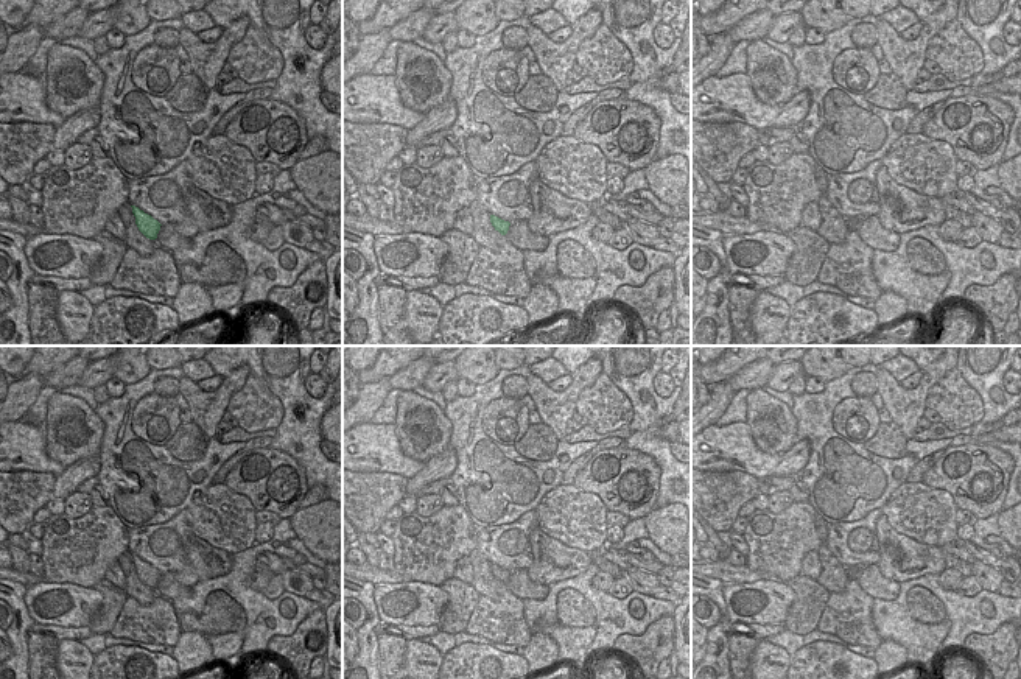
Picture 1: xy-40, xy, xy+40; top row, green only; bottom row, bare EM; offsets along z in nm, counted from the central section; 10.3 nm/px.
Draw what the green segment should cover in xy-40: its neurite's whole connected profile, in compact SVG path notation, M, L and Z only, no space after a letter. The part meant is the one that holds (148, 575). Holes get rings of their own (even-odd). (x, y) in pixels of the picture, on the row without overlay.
M131 554L131 556L132 556L132 562L135 565L135 573L139 576L139 579L146 587L156 589L162 573L157 568L154 568L151 564L140 559L139 556L135 556L135 554Z

